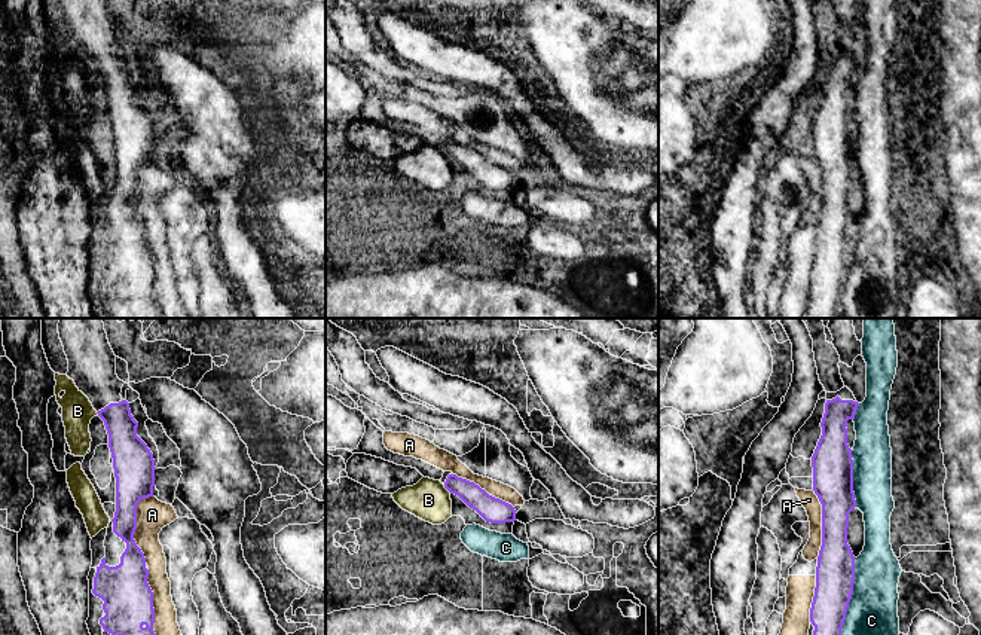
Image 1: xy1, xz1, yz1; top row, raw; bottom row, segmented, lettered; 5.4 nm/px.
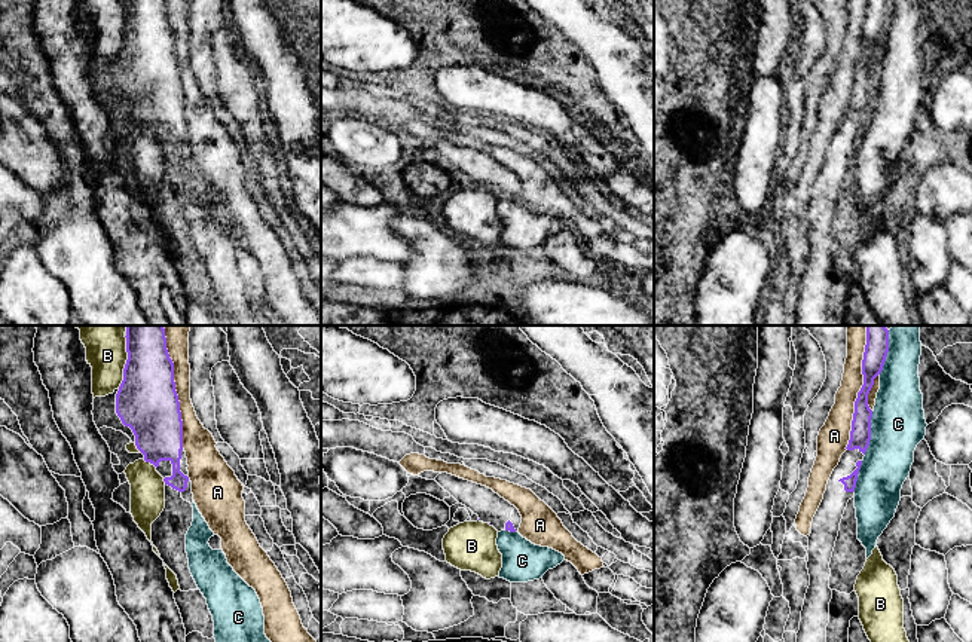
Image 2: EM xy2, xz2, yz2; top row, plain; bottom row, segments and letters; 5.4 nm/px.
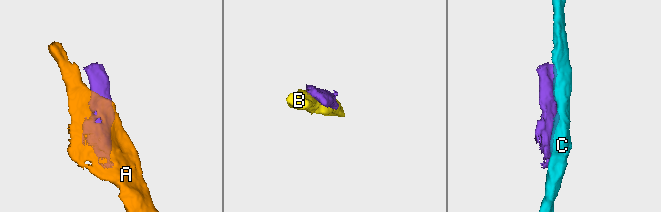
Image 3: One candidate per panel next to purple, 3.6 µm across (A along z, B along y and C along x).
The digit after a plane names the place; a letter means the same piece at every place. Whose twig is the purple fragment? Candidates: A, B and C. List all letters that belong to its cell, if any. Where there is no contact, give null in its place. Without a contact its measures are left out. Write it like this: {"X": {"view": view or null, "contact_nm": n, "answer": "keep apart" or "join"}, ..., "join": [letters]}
{"A": {"view": "yz2", "contact_nm": 700, "answer": "keep apart"}, "B": {"view": "xy2", "contact_nm": 300, "answer": "keep apart"}, "C": {"view": "yz1", "contact_nm": 420, "answer": "keep apart"}, "join": []}

